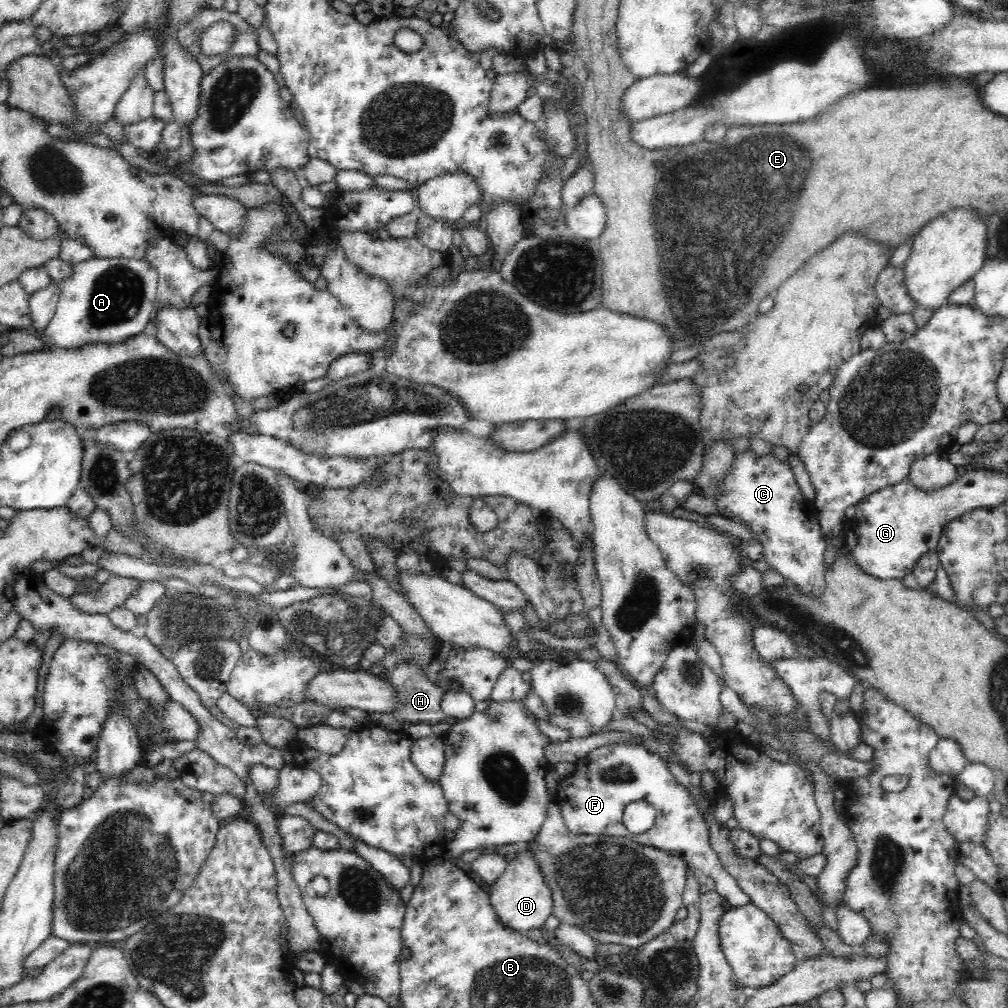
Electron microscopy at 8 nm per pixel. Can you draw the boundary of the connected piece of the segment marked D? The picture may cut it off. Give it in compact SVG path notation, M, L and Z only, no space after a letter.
M532 838L525 848L516 850L515 857L507 862L507 868L502 876L490 886L490 902L502 924L518 932L526 932L532 928L540 928L546 919L553 914L553 892L545 883L542 869L537 861L537 856L531 852Z

